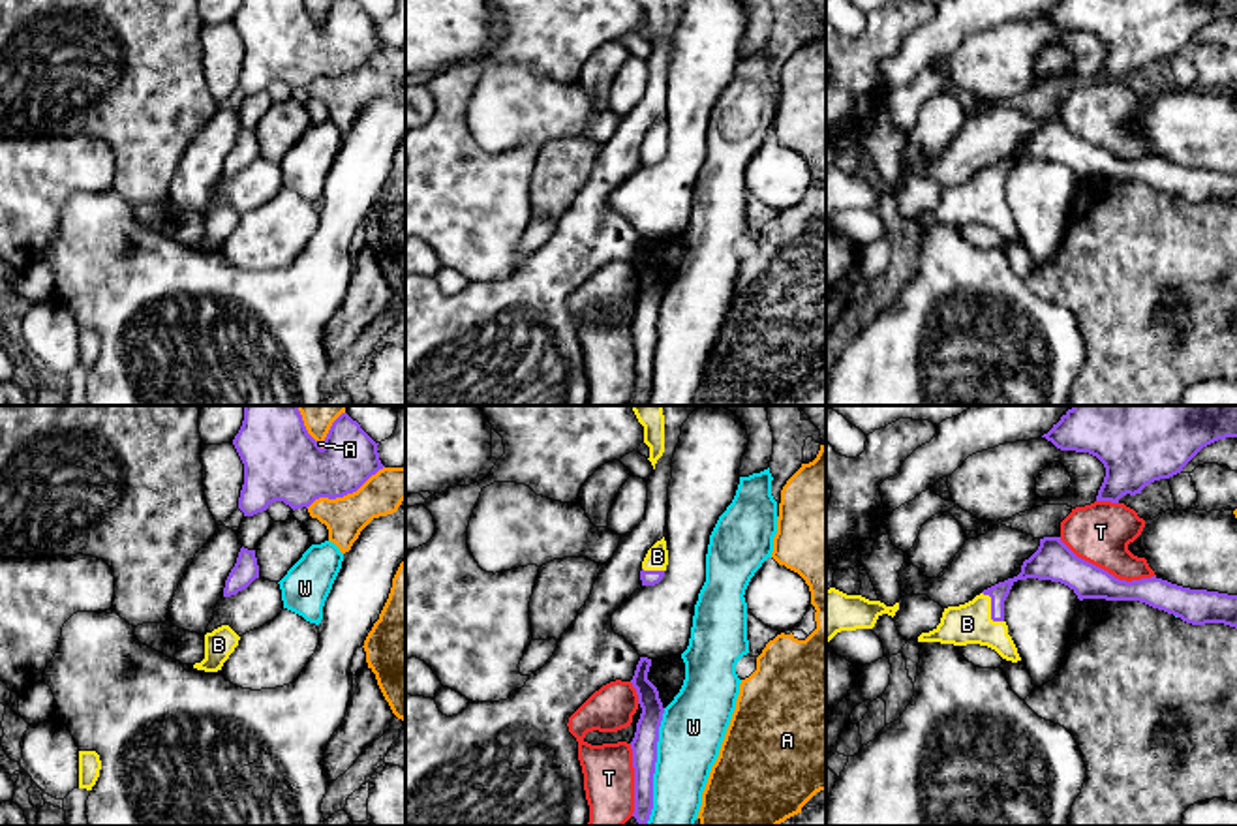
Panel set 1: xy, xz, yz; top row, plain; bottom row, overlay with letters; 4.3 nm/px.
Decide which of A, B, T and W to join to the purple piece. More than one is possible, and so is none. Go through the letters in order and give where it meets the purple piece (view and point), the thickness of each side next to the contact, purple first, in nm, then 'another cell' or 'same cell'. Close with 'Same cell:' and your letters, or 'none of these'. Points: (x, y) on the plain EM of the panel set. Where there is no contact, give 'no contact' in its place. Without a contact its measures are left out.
A: xy (344, 74) | 300/180 nm | another cell
B: yz (992, 190) | 90/180 nm | same cell
T: yz (1106, 151) | 170/260 nm | another cell
W: xz (654, 346) | 110/280 nm | another cell
Same cell: B

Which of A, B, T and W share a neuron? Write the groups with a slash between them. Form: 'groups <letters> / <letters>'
groups A / B / T / W

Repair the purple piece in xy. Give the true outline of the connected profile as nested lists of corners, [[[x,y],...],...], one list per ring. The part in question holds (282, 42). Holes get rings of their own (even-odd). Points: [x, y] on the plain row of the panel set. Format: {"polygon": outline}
{"polygon": [[[242,0],[233,24],[244,43],[238,77],[244,96],[274,81],[295,90],[319,77],[344,77],[385,47],[379,23],[357,0],[334,0],[321,26],[304,0]]]}

